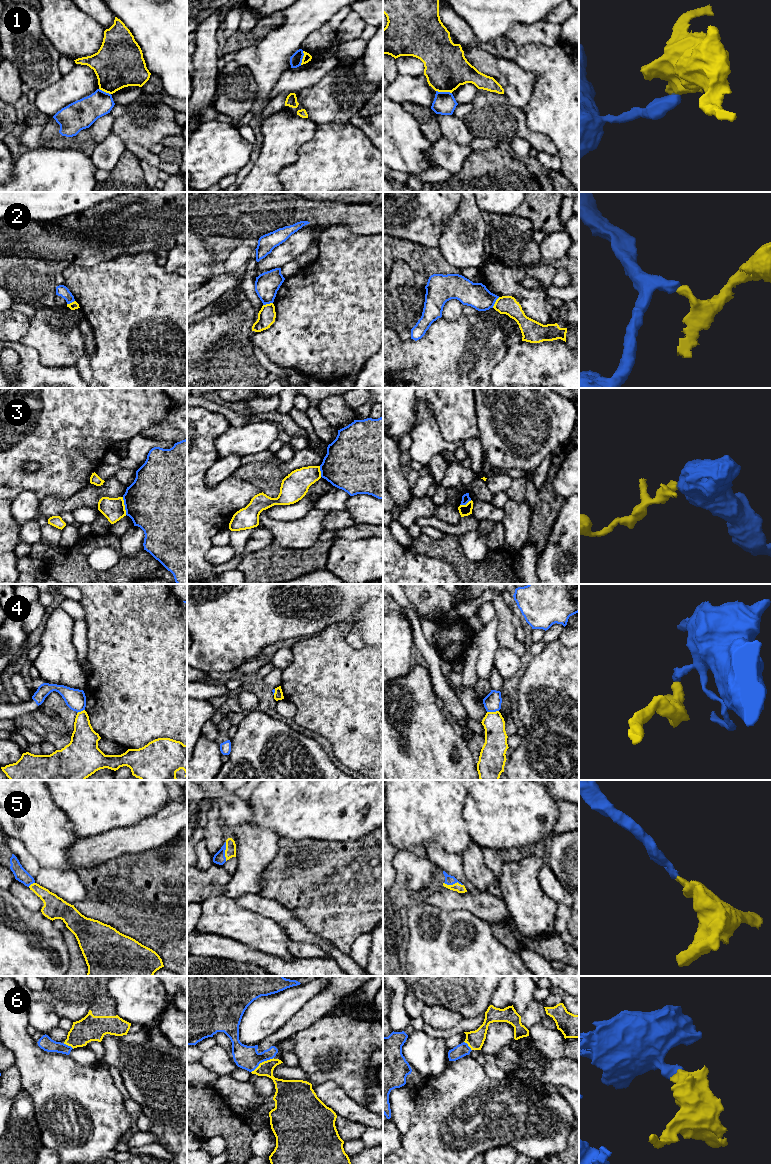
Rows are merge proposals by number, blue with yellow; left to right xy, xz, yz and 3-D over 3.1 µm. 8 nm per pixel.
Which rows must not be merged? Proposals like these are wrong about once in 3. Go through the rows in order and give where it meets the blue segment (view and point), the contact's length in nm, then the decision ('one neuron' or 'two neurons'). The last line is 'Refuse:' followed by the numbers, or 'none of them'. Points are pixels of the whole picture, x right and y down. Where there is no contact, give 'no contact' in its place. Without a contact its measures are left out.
1: contact yz (444, 92); length 130 nm; two neurons
2: contact yz (495, 301); length 110 nm; two neurons
3: contact xy (125, 506); length 150 nm; two neurons
4: contact yz (492, 711); length 100 nm; two neurons
5: contact xz (224, 851); length 150 nm; one neuron
6: contact xz (262, 1061); length 220 nm; one neuron
Refuse: 1, 2, 3, 4

